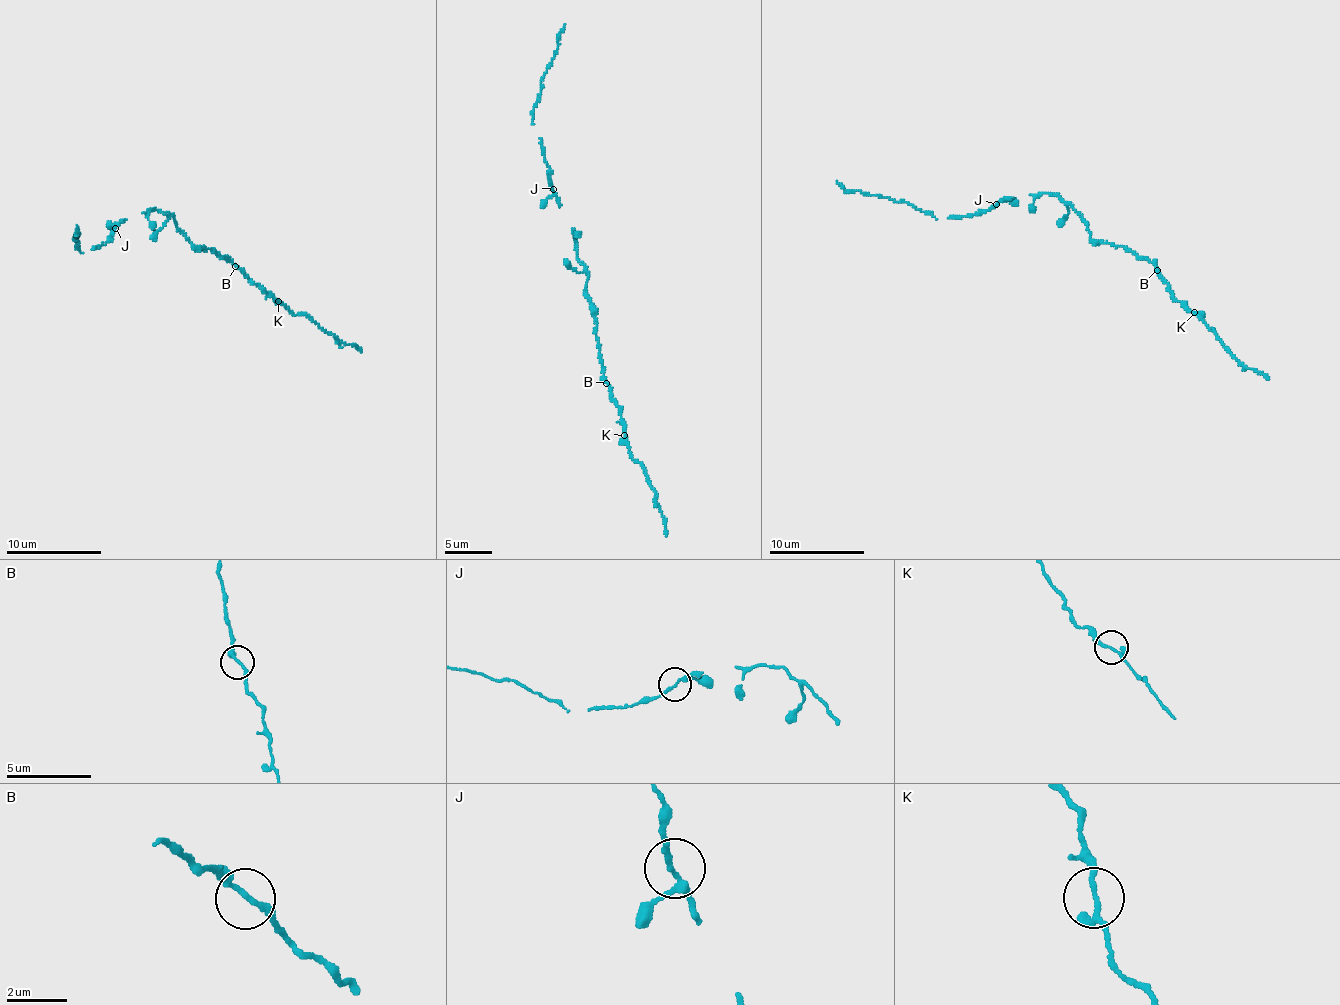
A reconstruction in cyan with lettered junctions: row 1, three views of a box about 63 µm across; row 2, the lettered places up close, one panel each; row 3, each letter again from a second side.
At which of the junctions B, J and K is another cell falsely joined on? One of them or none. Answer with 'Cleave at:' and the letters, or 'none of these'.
Cleave at: none of these

